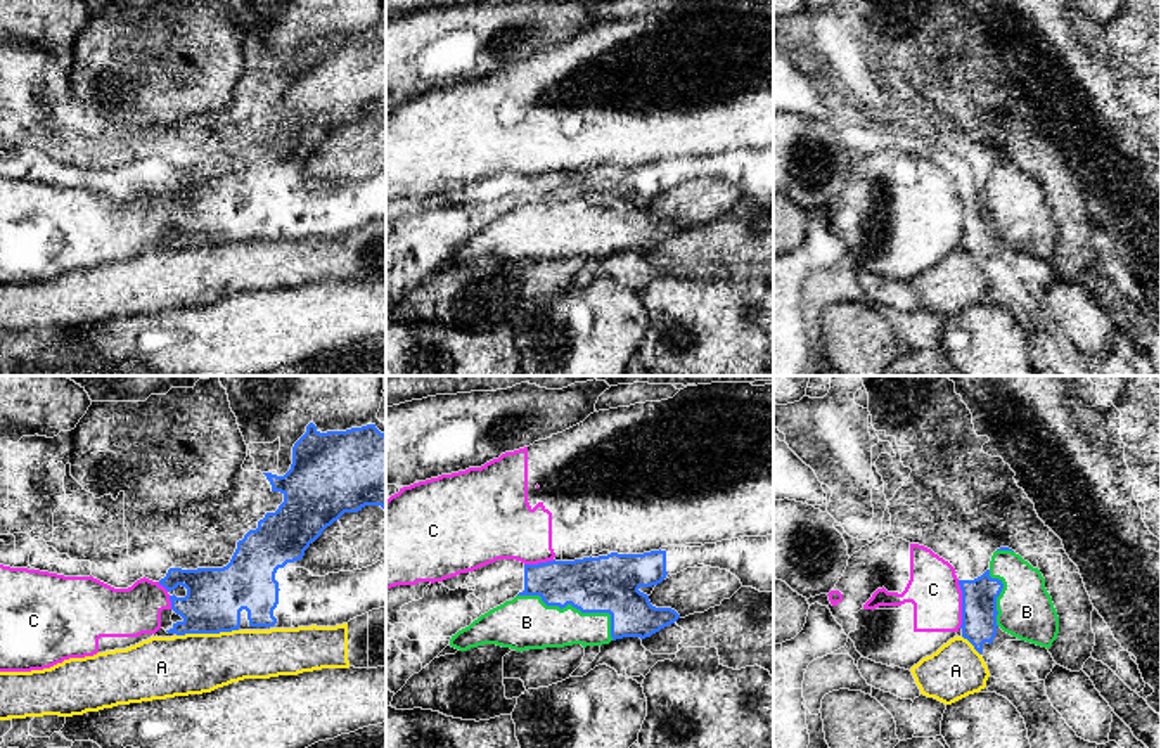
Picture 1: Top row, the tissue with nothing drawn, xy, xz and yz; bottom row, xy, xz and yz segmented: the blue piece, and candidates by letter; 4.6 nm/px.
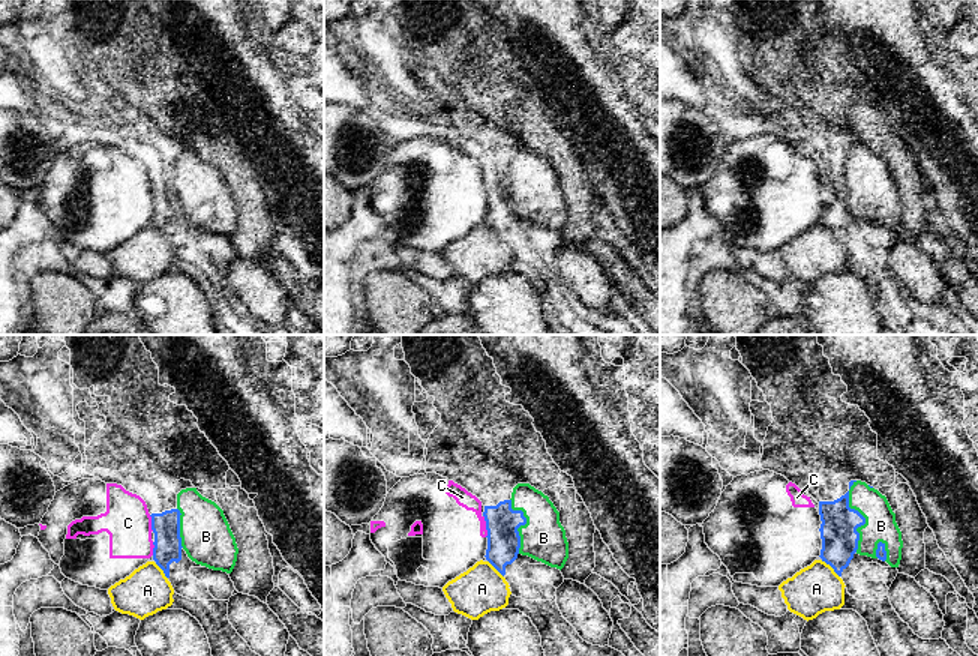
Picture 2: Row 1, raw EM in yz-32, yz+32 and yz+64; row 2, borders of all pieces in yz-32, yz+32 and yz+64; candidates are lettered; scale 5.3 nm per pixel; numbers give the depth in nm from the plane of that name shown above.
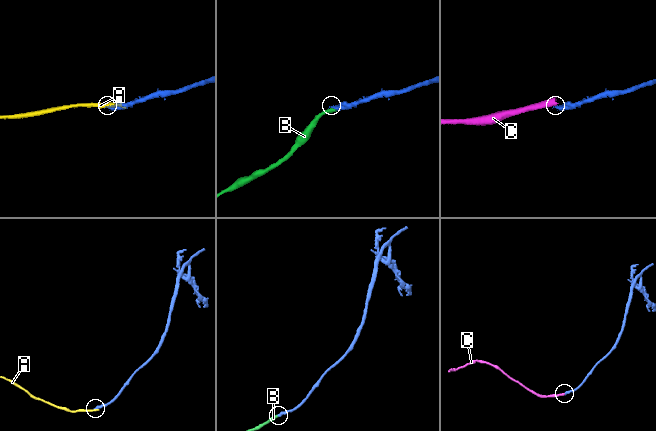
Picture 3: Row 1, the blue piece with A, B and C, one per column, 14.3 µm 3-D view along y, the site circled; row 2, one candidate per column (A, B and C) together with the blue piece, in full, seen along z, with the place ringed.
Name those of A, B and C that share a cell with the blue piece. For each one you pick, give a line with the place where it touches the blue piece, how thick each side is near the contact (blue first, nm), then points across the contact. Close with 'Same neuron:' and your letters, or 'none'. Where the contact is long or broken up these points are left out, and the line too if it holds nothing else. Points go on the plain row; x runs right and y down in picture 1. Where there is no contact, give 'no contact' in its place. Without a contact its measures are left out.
B: meets blue in xz at (577, 220); 280 nm thick on the blue side, 240 nm on the other
Same neuron: B

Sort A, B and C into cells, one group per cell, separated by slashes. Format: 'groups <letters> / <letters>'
groups A / B / C

